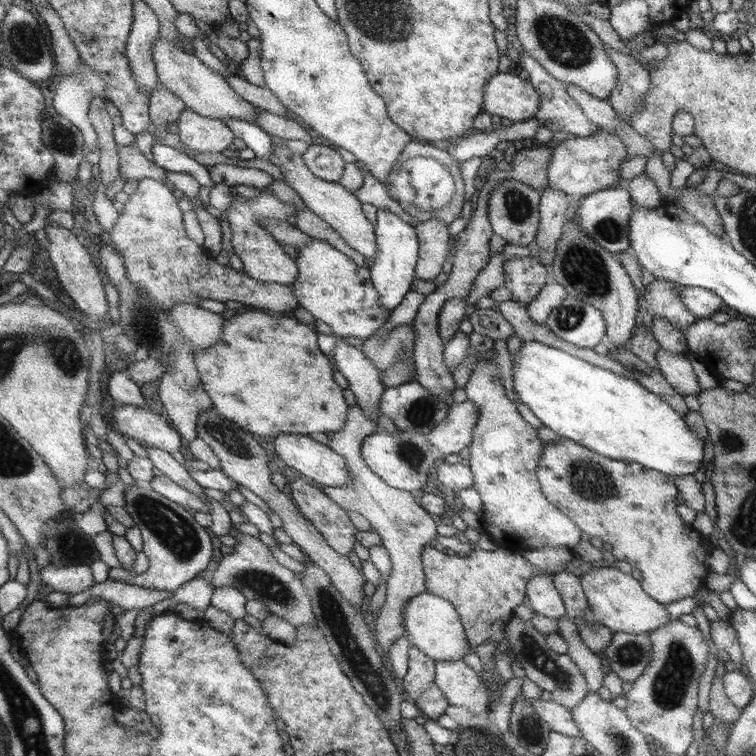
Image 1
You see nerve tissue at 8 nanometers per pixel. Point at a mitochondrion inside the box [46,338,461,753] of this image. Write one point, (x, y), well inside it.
(372, 679)

